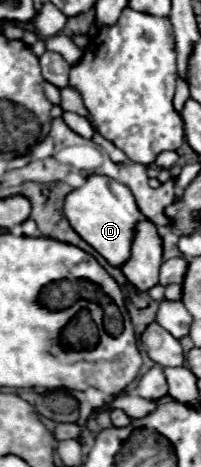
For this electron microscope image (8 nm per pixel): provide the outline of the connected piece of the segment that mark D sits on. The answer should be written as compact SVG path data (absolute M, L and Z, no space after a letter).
M88 175L86 183L66 195L64 215L68 217L72 229L92 245L110 265L120 267L130 257L130 243L134 235L134 225L140 221L142 213L136 207L134 195L122 183L108 179L104 175Z

